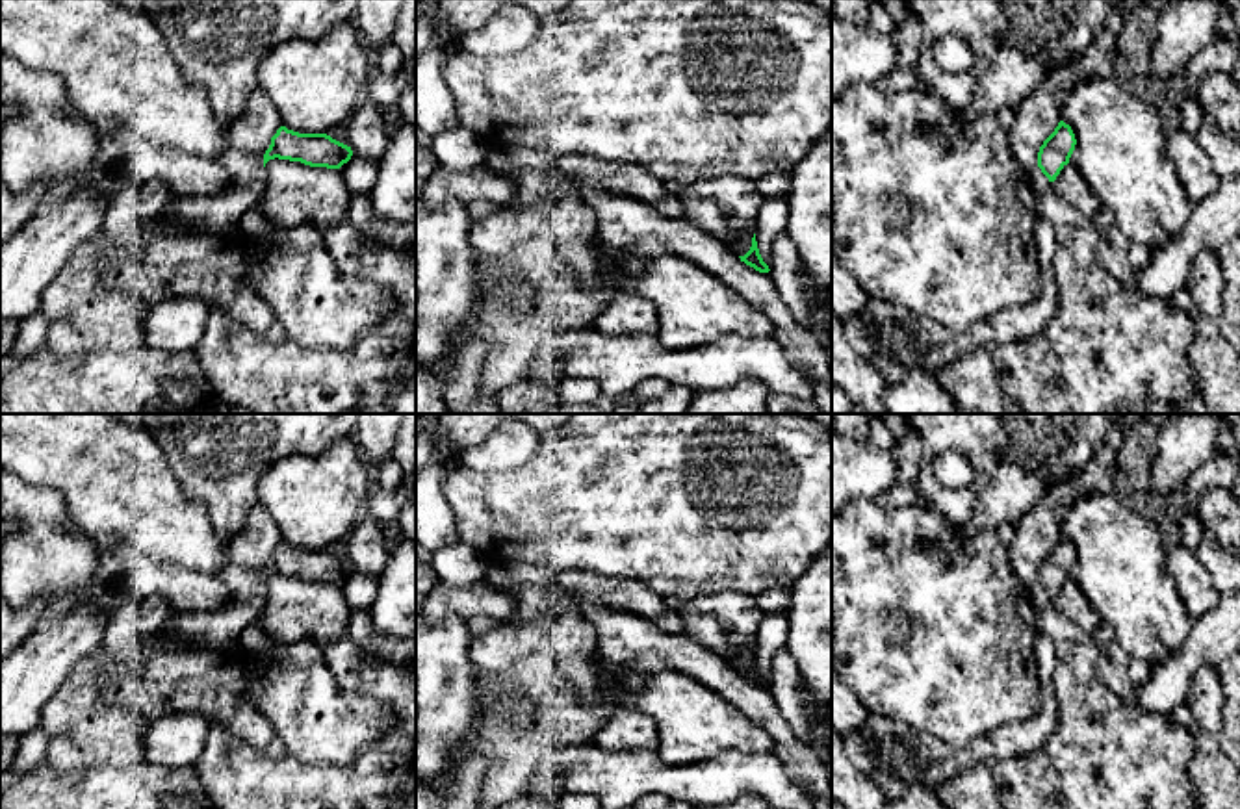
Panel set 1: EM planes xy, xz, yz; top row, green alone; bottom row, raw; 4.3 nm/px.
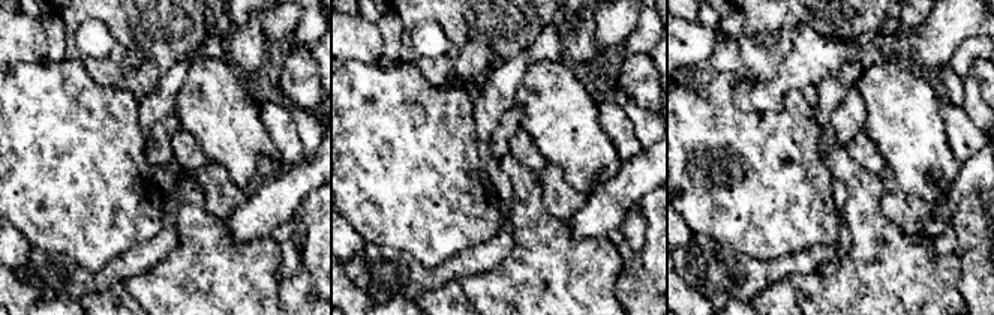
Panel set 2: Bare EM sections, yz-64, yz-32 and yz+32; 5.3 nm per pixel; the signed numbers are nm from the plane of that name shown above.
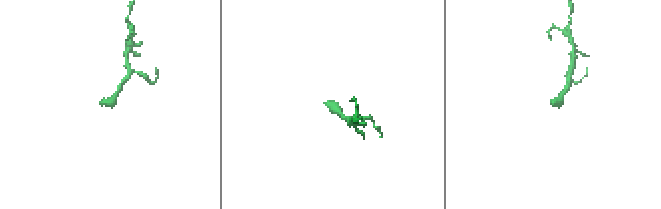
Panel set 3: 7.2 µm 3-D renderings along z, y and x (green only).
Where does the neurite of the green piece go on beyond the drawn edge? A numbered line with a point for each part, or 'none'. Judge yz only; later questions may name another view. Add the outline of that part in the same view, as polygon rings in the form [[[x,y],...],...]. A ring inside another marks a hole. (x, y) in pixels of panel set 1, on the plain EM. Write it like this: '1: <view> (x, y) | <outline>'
1: yz (1038, 596) | [[[1036,583],[1030,588],[1030,605],[1034,610],[1041,610],[1043,607],[1051,605],[1051,596],[1041,588],[1040,583]]]

